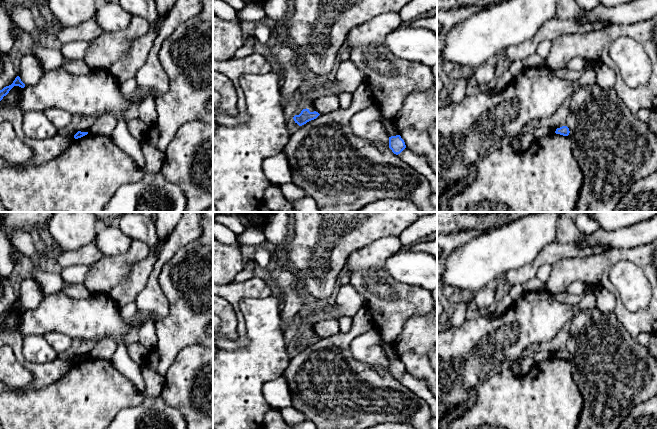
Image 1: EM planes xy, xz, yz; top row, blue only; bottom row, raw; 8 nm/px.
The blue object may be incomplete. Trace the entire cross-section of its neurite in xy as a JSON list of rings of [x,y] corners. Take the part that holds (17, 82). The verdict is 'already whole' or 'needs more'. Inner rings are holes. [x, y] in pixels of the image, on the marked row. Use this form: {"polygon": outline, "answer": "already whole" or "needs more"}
{"polygon": [[[17,76],[11,85],[6,86],[2,90],[0,90],[0,101],[3,99],[4,96],[6,96],[9,93],[9,91],[14,86],[19,86],[21,88],[24,88],[25,87],[25,84],[21,81],[20,77]]], "answer": "already whole"}

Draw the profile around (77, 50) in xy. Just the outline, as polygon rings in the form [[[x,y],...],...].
[[[75,41],[60,45],[59,49],[63,56],[68,60],[84,60],[90,46],[91,42]]]

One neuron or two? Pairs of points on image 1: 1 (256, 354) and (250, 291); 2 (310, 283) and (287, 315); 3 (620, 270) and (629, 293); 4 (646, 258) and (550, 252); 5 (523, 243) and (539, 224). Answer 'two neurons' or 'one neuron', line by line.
1: two neurons
2: two neurons
3: one neuron
4: two neurons
5: one neuron

